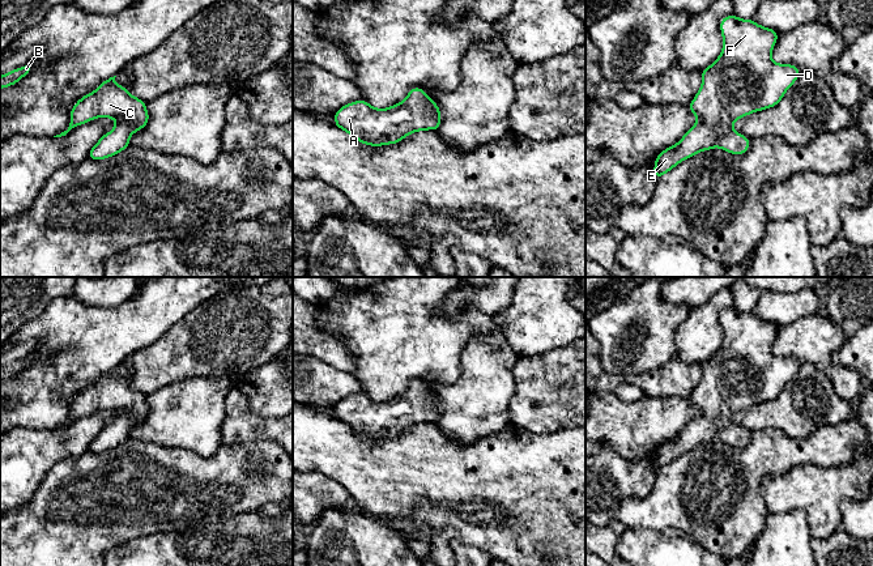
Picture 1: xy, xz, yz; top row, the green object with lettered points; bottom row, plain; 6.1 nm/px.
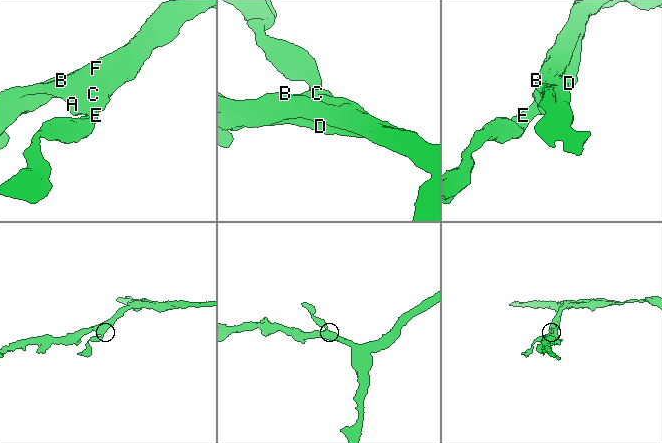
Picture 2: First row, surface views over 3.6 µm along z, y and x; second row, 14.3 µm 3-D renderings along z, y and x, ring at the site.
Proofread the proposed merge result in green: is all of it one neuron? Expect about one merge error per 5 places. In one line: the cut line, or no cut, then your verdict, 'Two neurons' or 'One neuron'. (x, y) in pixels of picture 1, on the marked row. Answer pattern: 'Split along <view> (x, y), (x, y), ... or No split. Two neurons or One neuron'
No split. One neuron

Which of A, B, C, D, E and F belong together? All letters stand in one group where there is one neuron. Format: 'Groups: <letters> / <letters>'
Groups: A B C D E F

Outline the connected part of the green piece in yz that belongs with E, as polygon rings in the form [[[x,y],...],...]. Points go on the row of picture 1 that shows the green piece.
[[[731,14],[720,20],[723,50],[719,58],[702,71],[702,85],[687,106],[697,116],[697,123],[682,139],[656,156],[653,173],[657,179],[669,173],[680,162],[697,153],[721,148],[741,156],[750,148],[750,140],[733,129],[733,123],[751,112],[771,108],[796,82],[801,71],[793,64],[779,64],[771,59],[779,34],[761,26],[753,18],[742,20]]]

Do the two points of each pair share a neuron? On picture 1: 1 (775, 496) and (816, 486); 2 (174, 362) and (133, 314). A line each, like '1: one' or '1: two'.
1: one
2: two

